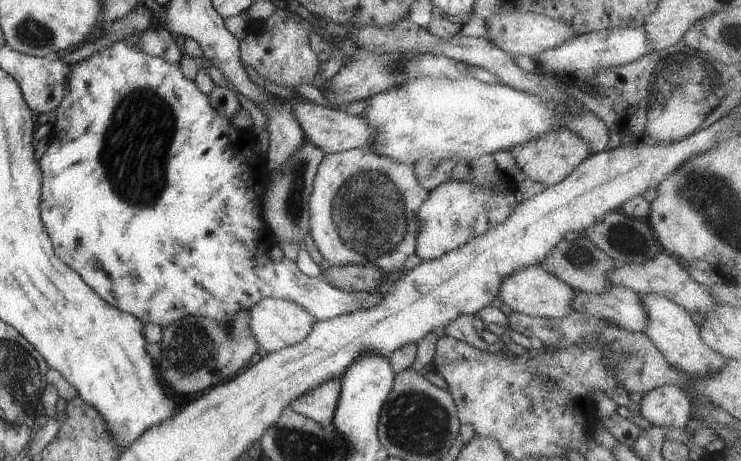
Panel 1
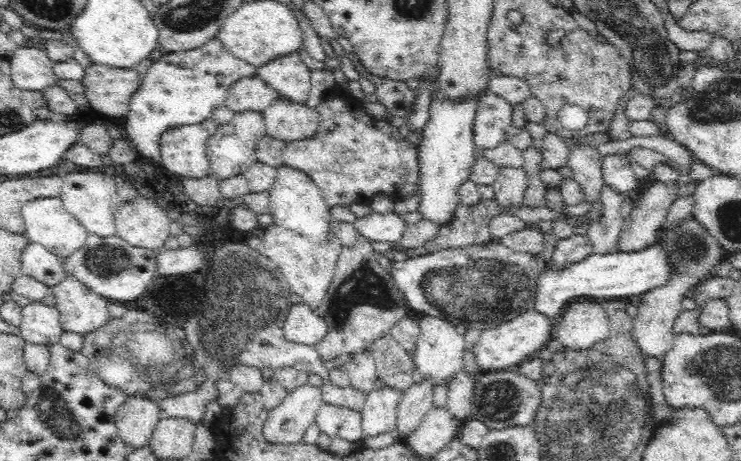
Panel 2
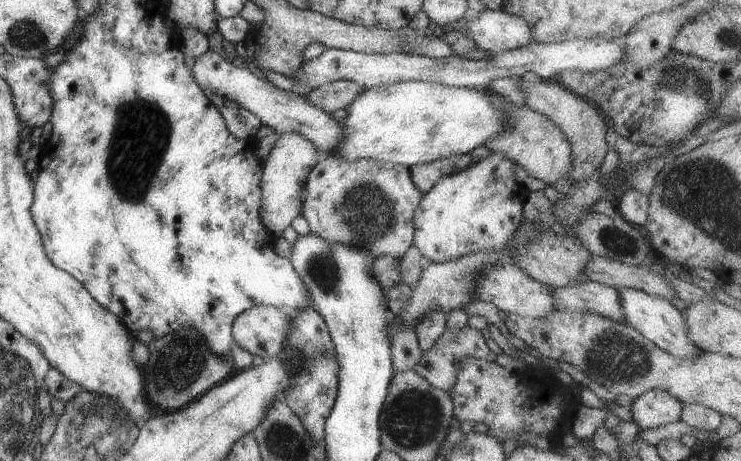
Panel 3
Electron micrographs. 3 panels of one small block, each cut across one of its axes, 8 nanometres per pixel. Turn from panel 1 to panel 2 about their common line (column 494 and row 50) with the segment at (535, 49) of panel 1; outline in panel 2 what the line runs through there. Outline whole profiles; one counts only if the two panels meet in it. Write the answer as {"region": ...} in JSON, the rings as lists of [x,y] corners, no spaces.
{"region":[[[19,46],[9,59],[12,82],[20,90],[41,91],[55,83],[53,66],[46,49]]]}

